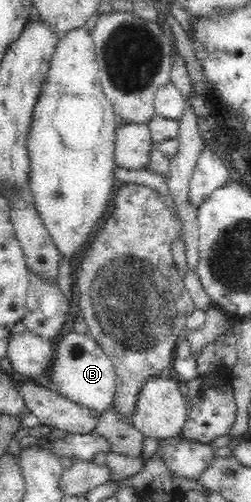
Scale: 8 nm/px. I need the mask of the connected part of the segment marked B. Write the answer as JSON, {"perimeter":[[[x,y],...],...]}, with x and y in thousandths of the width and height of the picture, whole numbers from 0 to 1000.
{"perimeter":[[[291,659],[219,683],[215,711],[195,753],[223,779],[359,819],[371,831],[410,829],[450,803],[466,753],[454,723],[402,689],[351,665]]]}

